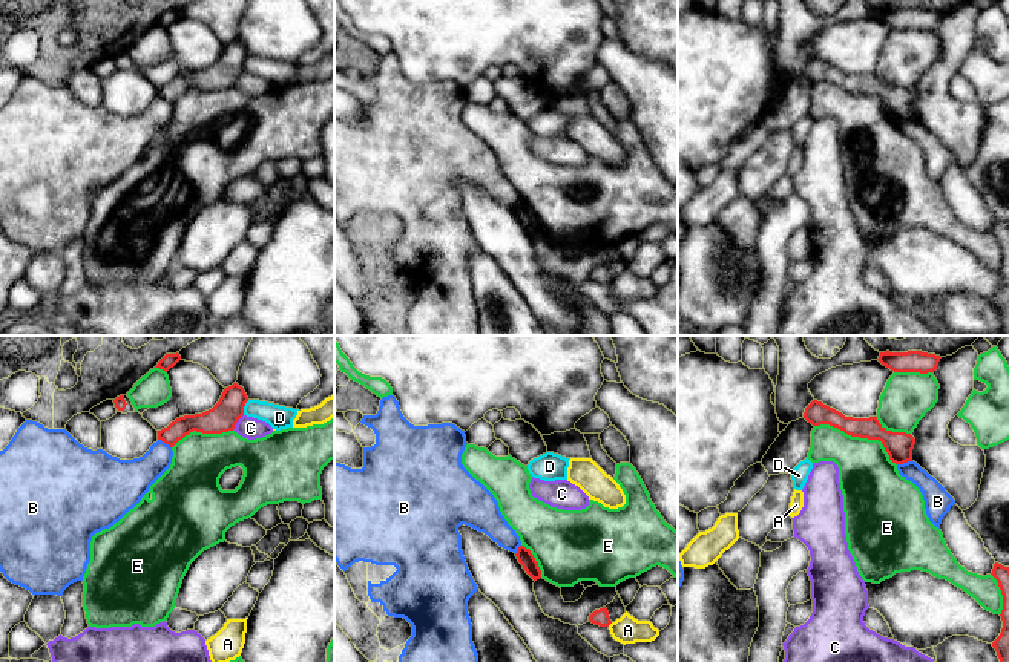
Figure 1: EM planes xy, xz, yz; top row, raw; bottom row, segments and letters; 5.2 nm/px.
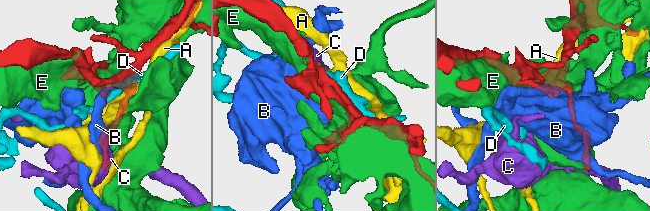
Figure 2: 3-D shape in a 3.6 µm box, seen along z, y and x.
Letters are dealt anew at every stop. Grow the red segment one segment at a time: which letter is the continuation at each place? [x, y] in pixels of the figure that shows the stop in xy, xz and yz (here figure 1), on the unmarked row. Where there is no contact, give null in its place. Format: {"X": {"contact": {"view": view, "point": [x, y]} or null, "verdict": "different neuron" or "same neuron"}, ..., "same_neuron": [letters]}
{"A": {"contact": {"view": "xz", "point": [609, 281]}, "verdict": "different neuron"}, "B": {"contact": {"view": "yz", "point": [903, 118]}, "verdict": "same neuron"}, "C": {"contact": {"view": "xy", "point": [236, 78]}, "verdict": "different neuron"}, "D": {"contact": {"view": "xy", "point": [243, 65]}, "verdict": "different neuron"}, "E": {"contact": {"view": "yz", "point": [859, 92]}, "verdict": "different neuron"}, "same_neuron": ["B"]}

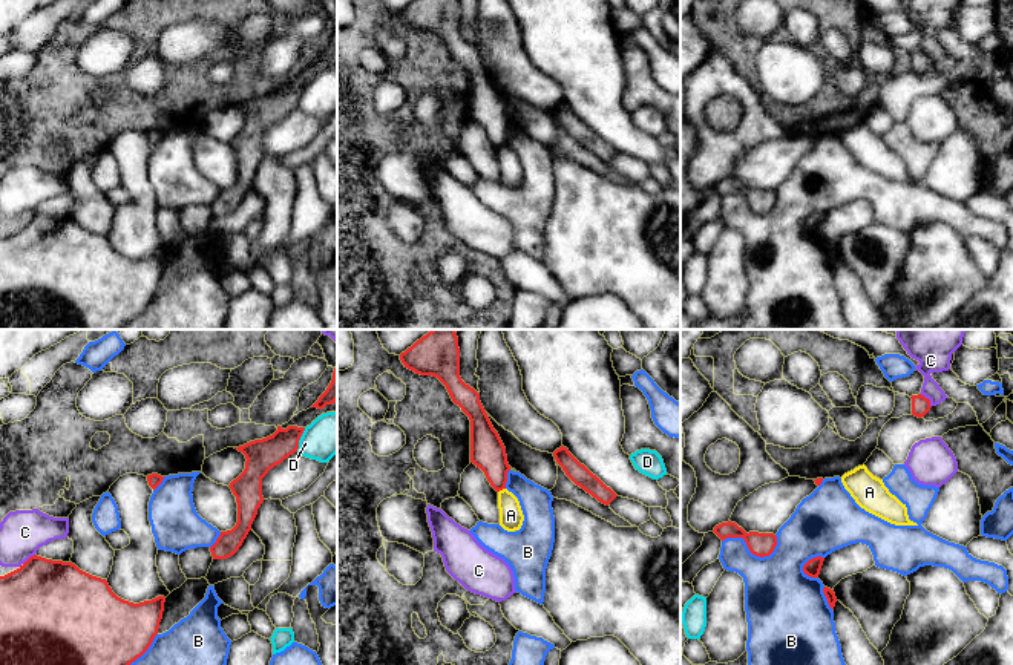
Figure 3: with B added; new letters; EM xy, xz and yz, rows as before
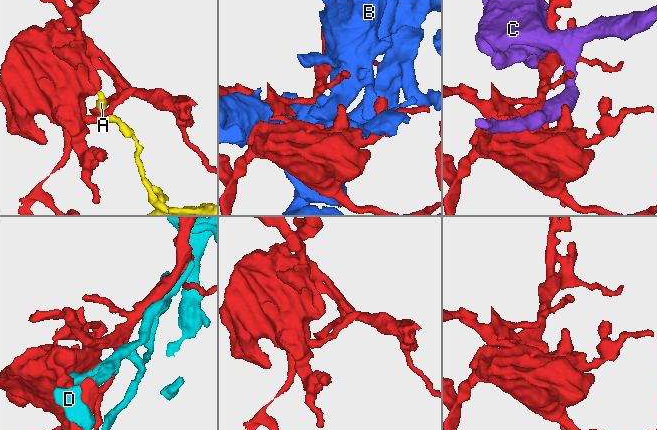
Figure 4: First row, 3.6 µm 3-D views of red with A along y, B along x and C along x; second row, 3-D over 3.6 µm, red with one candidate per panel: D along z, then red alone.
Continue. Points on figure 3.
{"A": {"contact": {"view": "xz", "point": [501, 146]}, "verdict": "different neuron"}, "B": {"contact": {"view": "yz", "point": [748, 204]}, "verdict": "different neuron"}, "C": {"contact": {"view": "yz", "point": [927, 55]}, "verdict": "different neuron"}, "D": {"contact": {"view": "xy", "point": [299, 95]}, "verdict": "different neuron"}, "same_neuron": []}

